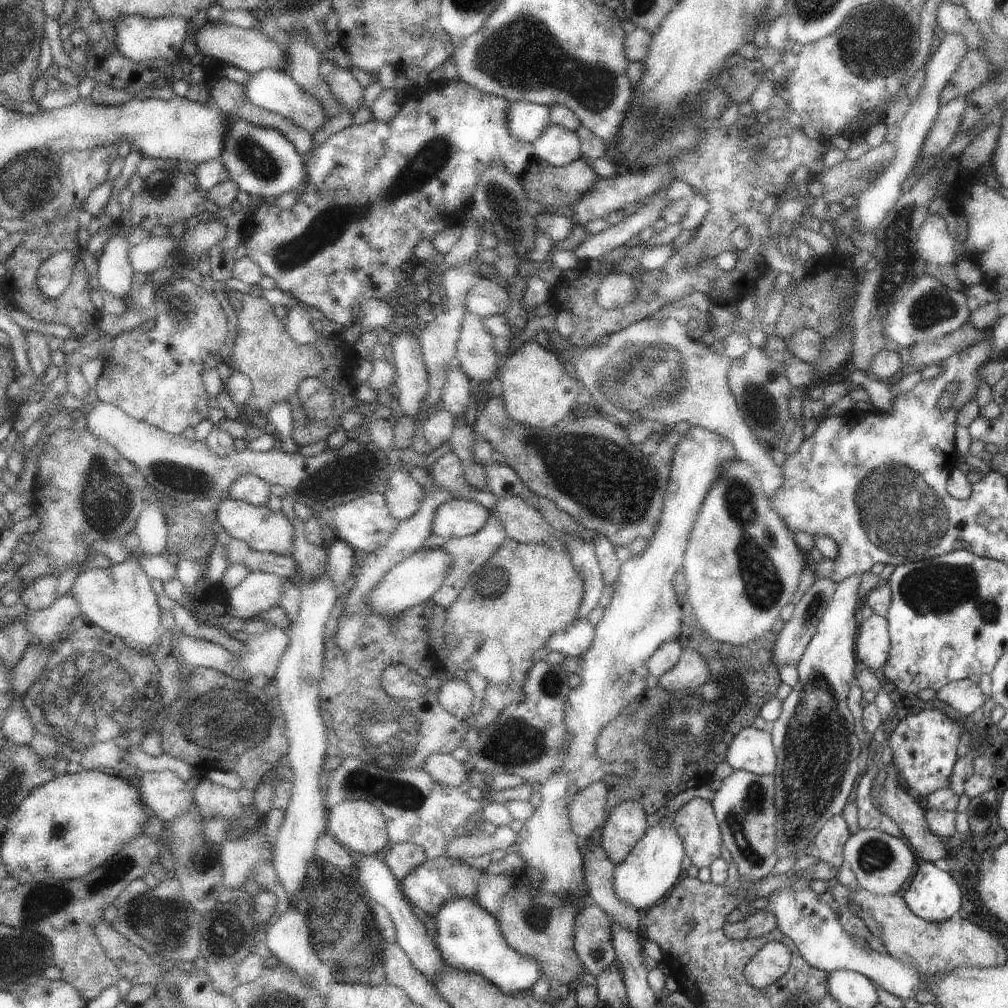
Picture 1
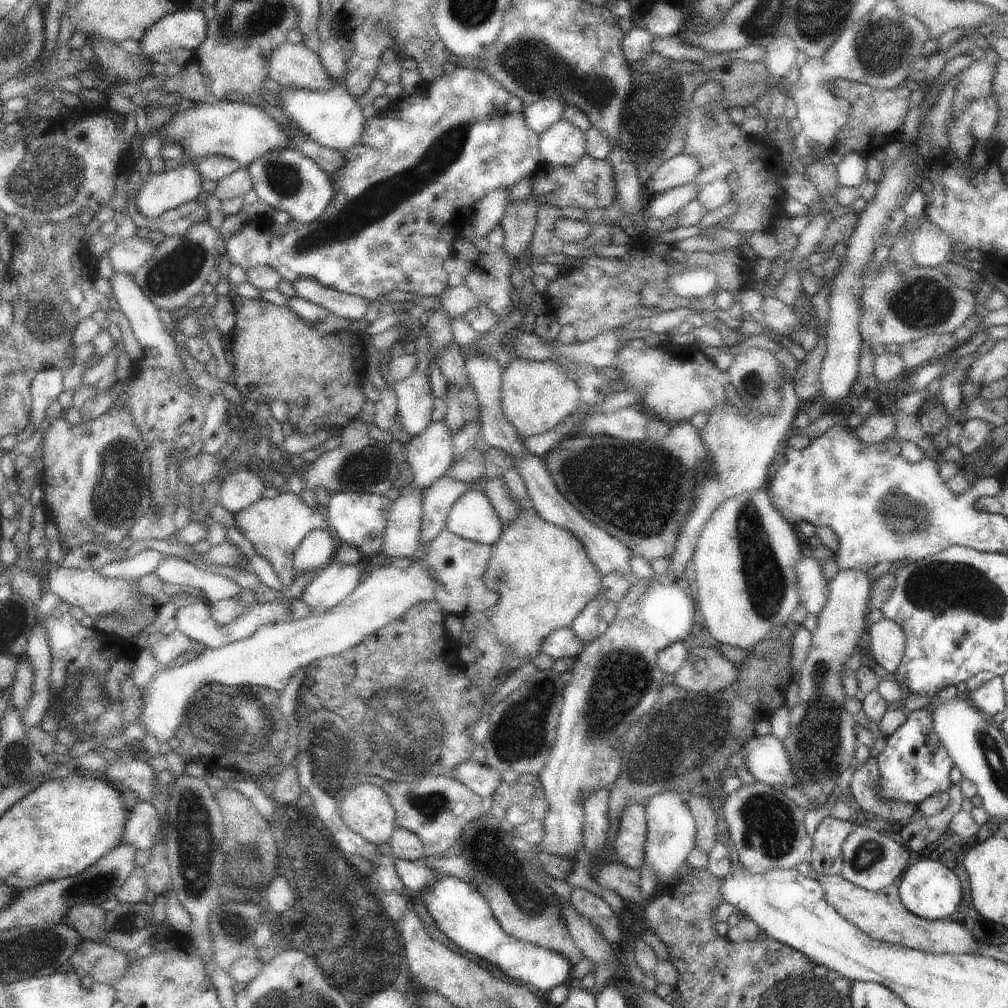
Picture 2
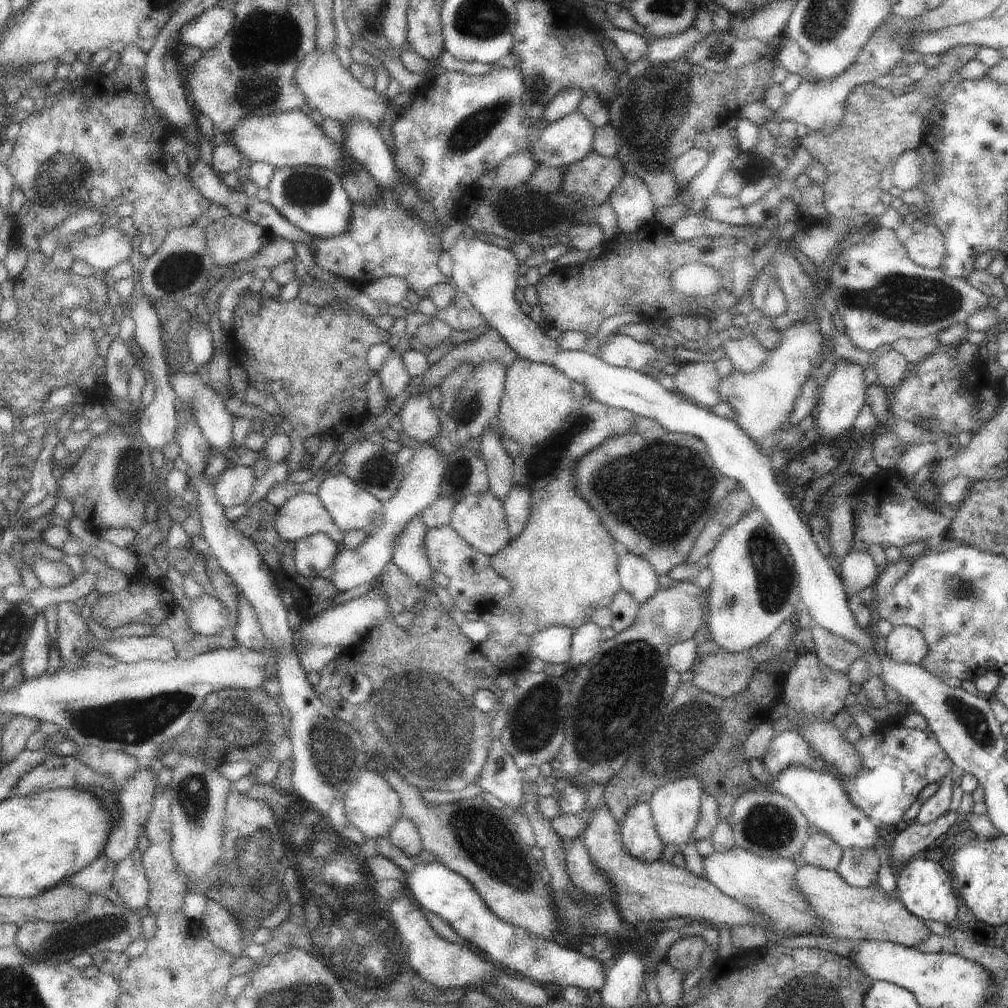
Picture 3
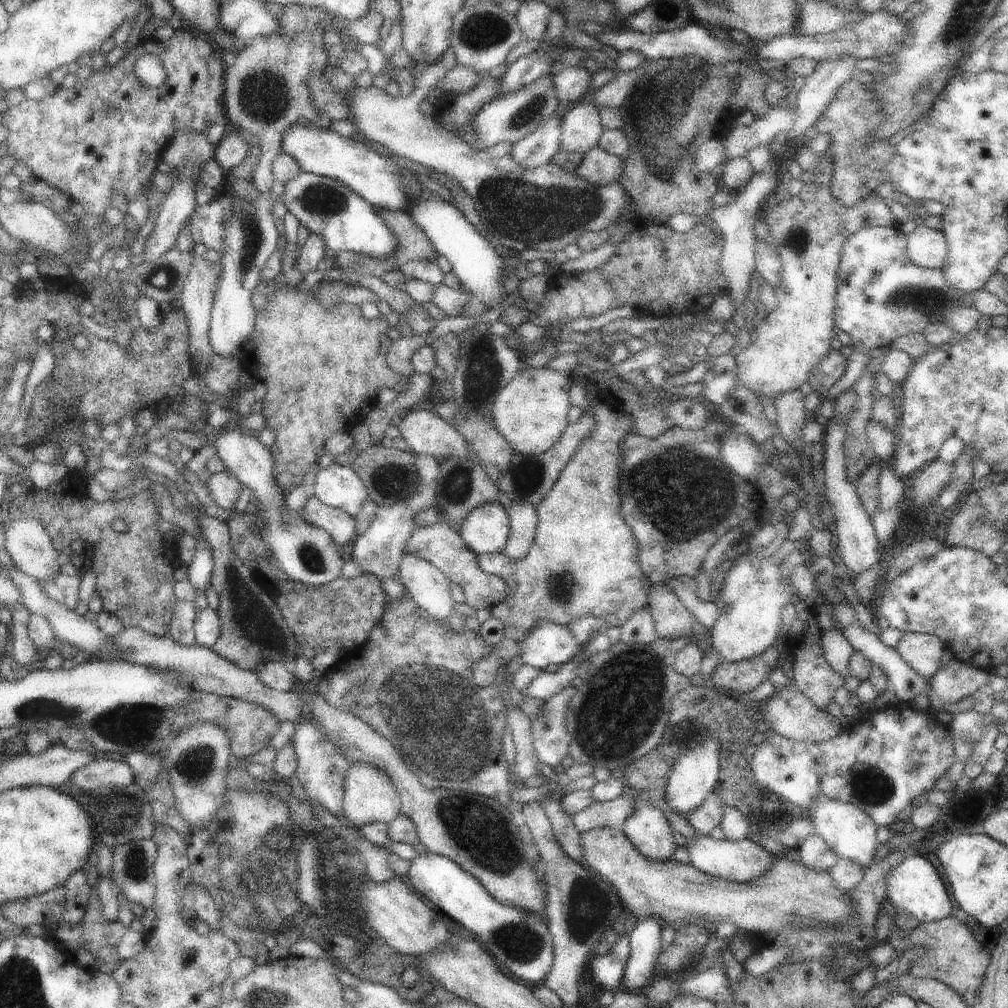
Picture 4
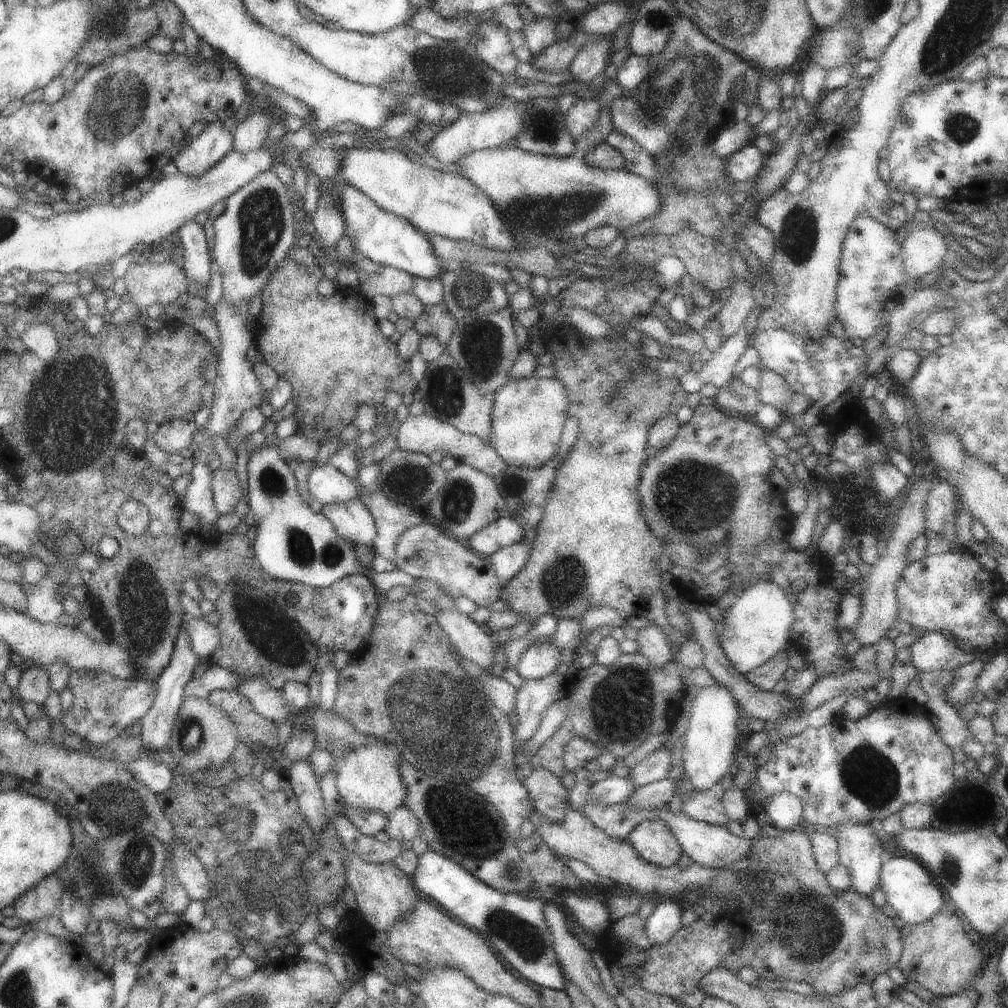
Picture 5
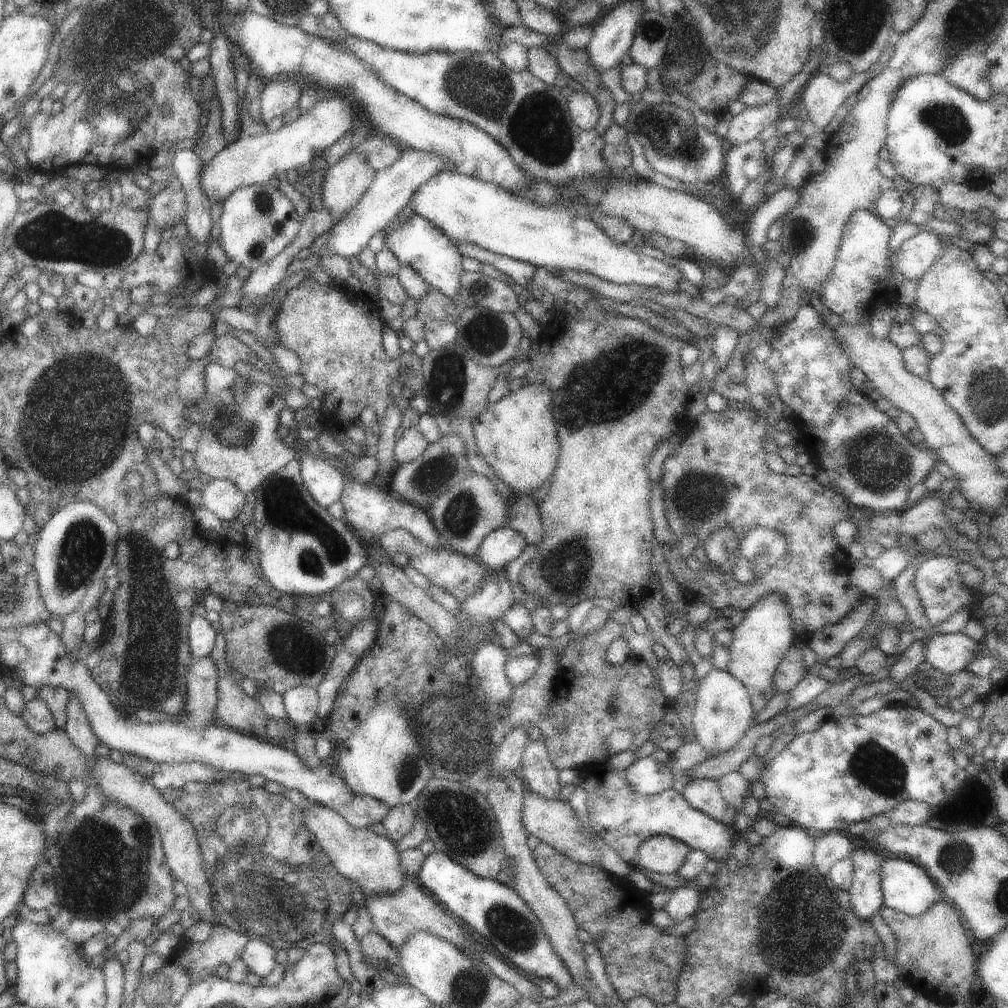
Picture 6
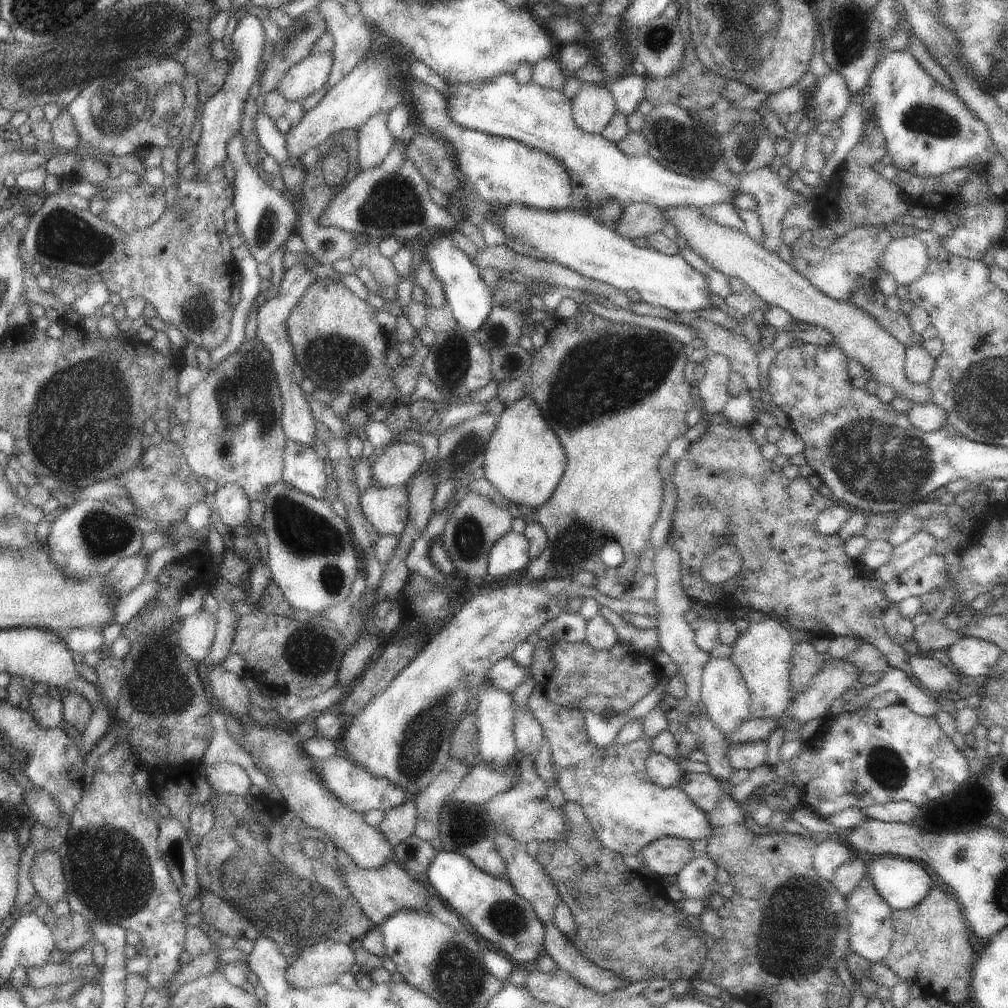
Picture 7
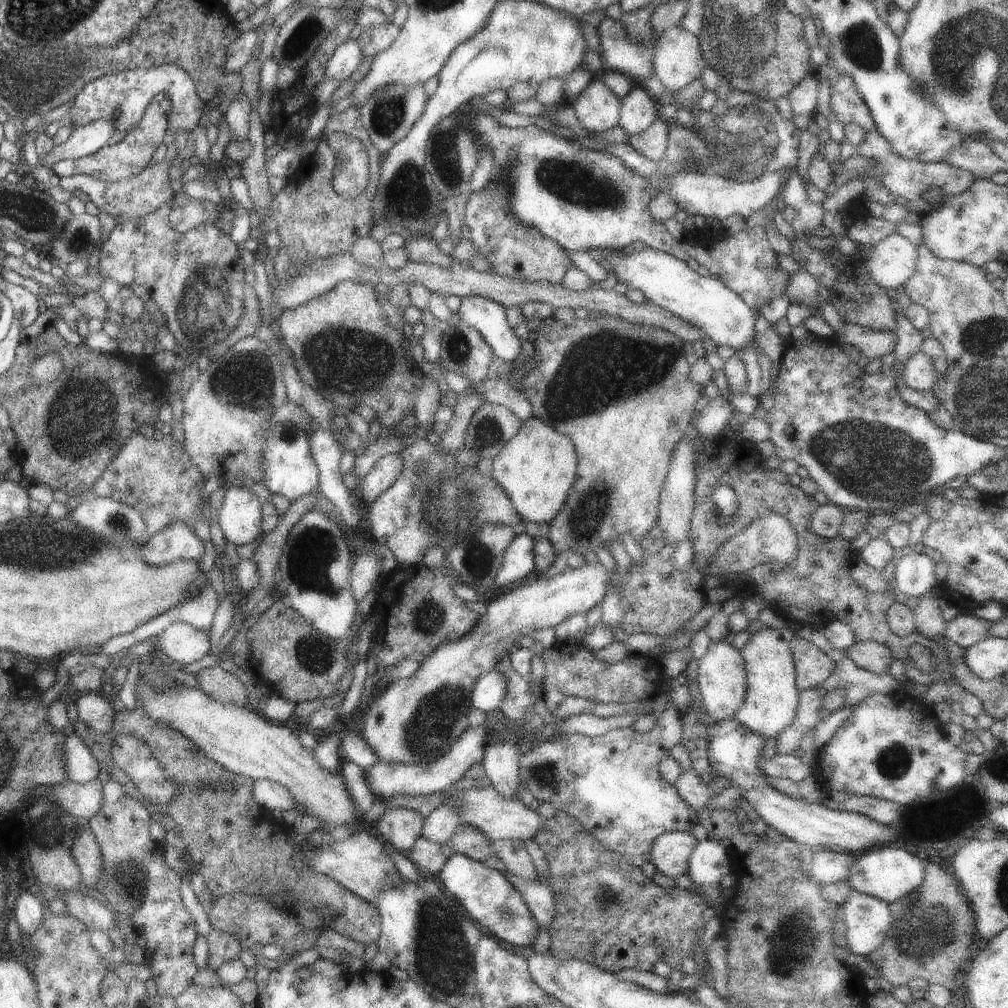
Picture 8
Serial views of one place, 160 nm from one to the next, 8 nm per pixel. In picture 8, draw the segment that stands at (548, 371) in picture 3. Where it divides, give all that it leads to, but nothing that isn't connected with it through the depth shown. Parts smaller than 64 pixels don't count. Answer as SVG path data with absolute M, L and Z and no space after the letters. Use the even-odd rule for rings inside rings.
M533 416L522 422L519 431L493 455L491 477L507 491L525 522L543 521L547 526L566 502L576 473L576 450L571 439Z

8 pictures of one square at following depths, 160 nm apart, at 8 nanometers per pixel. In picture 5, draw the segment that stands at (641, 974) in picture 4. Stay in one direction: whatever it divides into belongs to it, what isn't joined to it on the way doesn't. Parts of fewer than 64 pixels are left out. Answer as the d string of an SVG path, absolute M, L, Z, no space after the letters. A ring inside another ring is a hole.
M670 898L658 902L644 924L652 945L666 944L682 928L682 913L686 908L678 899Z

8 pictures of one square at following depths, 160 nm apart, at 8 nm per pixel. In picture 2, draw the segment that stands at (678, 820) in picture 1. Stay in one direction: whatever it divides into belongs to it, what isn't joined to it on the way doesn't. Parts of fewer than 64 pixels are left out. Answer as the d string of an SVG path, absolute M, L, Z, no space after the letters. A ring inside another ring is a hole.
M693 796L688 802L692 816L697 822L696 846L709 853L717 841L719 831L717 829L717 817L712 809L707 796Z

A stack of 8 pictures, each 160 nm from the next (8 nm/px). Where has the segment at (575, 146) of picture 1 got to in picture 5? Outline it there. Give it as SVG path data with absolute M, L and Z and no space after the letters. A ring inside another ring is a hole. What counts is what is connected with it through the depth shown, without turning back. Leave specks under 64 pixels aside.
M586 96L581 99L579 97L565 115L568 134L574 139L579 138L583 132L599 121L599 118L603 116L603 111L605 109L596 100Z

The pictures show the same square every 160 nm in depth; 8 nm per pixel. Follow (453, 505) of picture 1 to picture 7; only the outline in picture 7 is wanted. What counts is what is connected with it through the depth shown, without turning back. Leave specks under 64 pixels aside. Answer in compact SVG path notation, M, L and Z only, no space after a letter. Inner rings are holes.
M508 531L499 538L490 549L487 560L488 578L507 577L522 568L528 568L531 562L530 543L524 534Z

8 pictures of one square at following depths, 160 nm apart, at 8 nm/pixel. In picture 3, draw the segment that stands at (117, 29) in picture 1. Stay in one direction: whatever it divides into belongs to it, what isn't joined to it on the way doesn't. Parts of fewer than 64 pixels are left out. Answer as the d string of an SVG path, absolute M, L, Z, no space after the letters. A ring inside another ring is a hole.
M219 6L207 8L180 29L179 42L198 46L202 51L212 49L233 30L236 18L232 10Z

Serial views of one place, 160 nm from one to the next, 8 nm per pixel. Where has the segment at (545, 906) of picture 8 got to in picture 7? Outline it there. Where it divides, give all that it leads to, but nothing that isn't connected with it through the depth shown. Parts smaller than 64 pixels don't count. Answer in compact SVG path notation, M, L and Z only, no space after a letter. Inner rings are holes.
M546 927L544 952L552 957L558 969L567 972L576 982L599 993L609 993L630 984L626 978L607 969L601 969L594 961L585 957L574 942L562 935L558 927Z

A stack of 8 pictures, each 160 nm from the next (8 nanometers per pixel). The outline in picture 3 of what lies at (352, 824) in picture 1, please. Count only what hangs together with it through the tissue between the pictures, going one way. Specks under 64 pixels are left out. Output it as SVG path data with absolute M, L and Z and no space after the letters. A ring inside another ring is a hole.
M365 769L358 774L356 781L352 784L352 788L346 796L346 814L350 822L364 835L366 838L386 839L391 828L400 820L406 818L405 808L402 803L402 796L387 782L378 771Z

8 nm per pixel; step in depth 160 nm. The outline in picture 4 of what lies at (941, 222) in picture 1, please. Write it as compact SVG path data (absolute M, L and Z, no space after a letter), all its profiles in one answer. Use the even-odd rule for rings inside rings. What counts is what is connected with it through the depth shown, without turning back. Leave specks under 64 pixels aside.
M922 223L906 234L906 255L919 267L938 269L945 261L948 245L944 233Z

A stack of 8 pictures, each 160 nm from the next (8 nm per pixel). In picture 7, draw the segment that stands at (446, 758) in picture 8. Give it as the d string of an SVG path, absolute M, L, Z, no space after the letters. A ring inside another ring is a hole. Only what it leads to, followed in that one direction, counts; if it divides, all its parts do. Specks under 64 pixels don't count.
M308 754L309 759L315 766L316 774L324 785L326 790L331 791L341 803L347 805L350 810L356 813L364 814L369 810L387 810L394 809L400 803L412 798L414 795L408 795L405 790L396 787L384 779L377 779L375 776L358 766L354 761L346 759L337 754L327 759L317 759L312 754Z

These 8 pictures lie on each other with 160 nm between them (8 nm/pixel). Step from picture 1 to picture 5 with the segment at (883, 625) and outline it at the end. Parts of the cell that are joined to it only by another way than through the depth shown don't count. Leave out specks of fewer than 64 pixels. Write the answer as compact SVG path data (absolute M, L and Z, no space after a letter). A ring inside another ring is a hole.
M942 632L920 633L920 636L910 646L910 654L913 654L914 668L922 672L953 671L963 662L969 662L971 659L966 657L956 644L946 639Z

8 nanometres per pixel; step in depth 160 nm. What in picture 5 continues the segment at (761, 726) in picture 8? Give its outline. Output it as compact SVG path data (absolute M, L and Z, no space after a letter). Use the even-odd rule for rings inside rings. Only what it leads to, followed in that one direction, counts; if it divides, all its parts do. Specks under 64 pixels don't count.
M760 580L754 586L746 585L738 592L736 601L730 608L724 610L724 630L720 634L719 646L722 648L727 660L744 676L748 672L764 666L770 658L774 658L778 652L785 651L791 640L790 634L793 628L793 621L796 619L796 609L794 599L788 598L785 592L769 580Z

